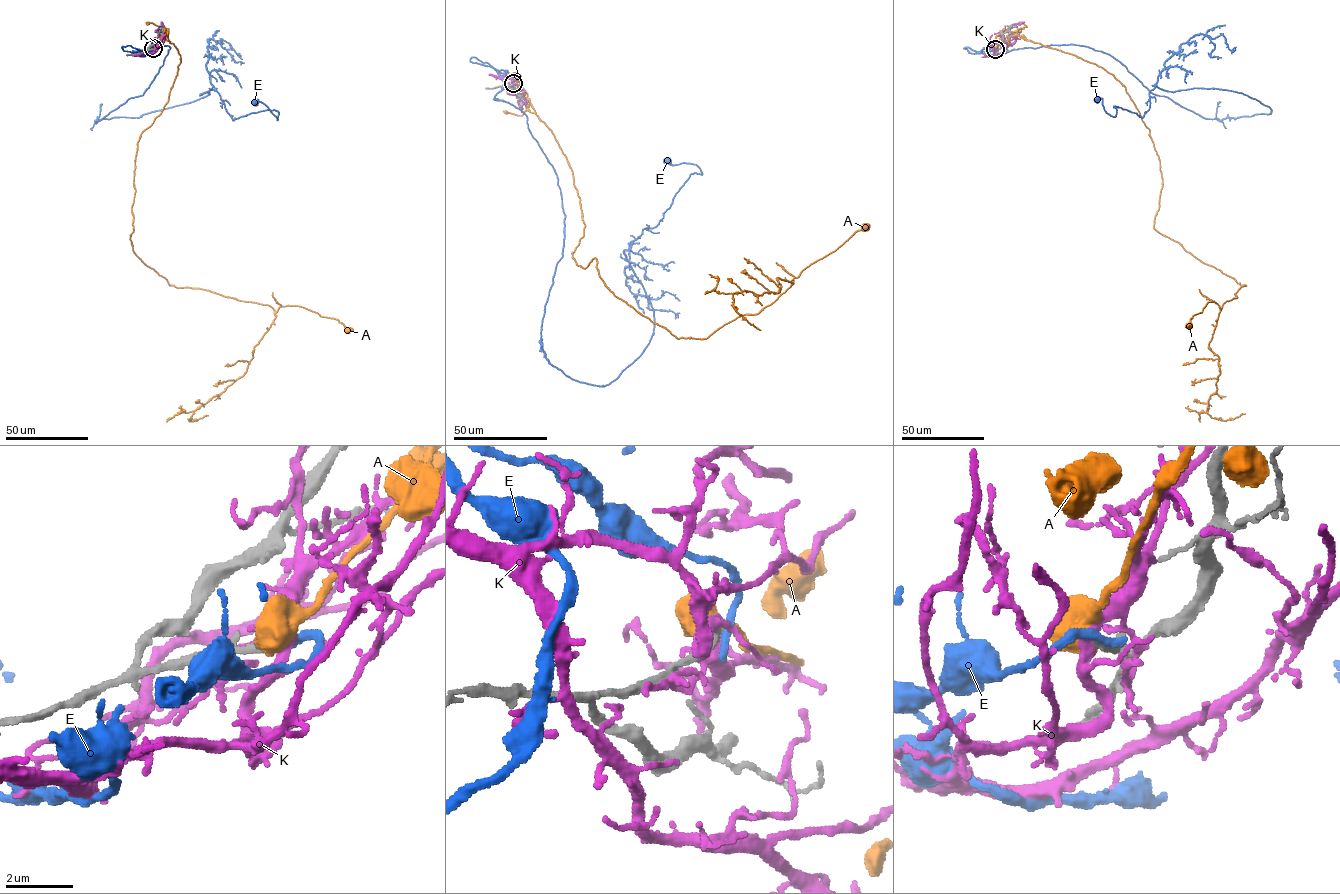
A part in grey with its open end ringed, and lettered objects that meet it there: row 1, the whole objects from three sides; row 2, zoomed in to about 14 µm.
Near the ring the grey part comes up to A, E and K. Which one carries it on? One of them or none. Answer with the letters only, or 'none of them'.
none of them

